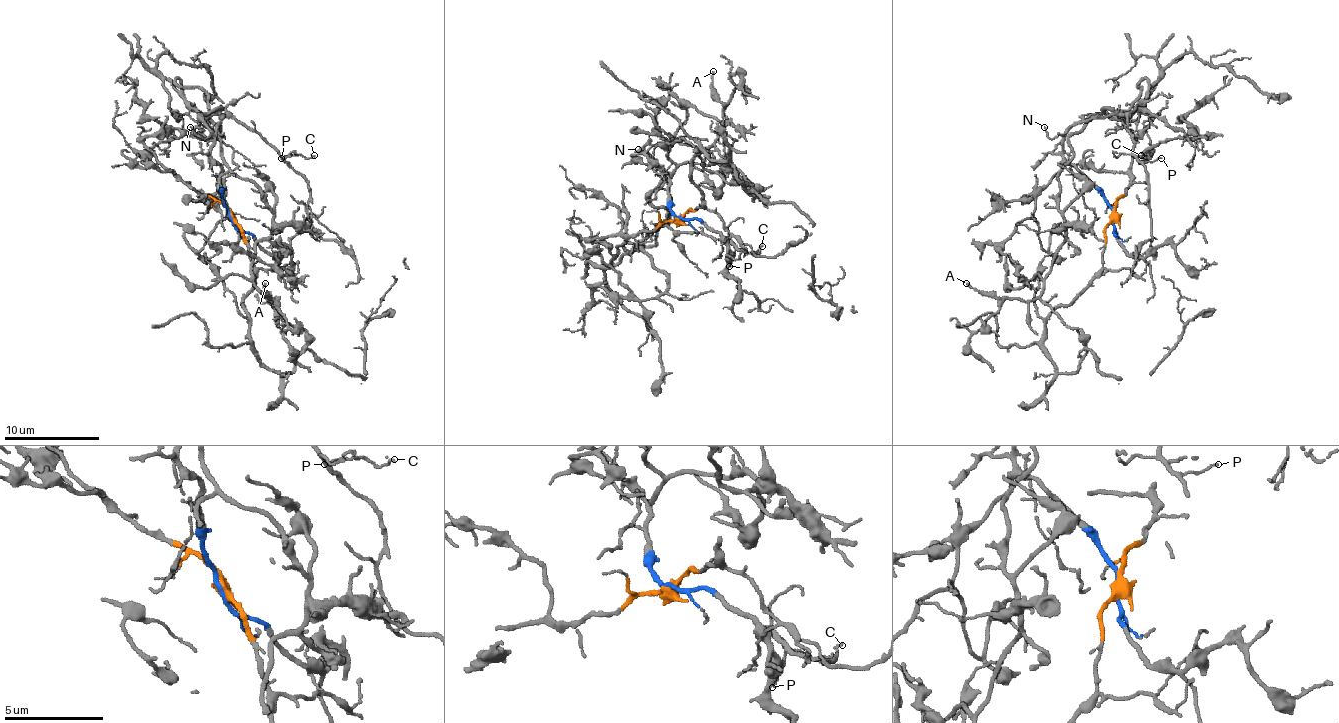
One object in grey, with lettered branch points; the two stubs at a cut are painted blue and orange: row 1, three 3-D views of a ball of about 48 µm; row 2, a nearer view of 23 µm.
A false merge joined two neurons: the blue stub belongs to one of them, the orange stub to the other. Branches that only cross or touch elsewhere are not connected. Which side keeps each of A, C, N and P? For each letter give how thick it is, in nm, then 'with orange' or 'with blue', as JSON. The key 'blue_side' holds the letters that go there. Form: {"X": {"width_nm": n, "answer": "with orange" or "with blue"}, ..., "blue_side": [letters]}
{"A": {"width_nm": 130, "answer": "with blue"}, "C": {"width_nm": 100, "answer": "with blue"}, "N": {"width_nm": 100, "answer": "with blue"}, "P": {"width_nm": 100, "answer": "with blue"}, "blue_side": ["A", "C", "N", "P"]}

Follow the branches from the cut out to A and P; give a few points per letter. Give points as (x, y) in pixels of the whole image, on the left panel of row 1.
A: (230, 216), (223, 163), (247, 177), (273, 213), (273, 232), (256, 244), (252, 275), (271, 302), (266, 282)
P: (230, 216), (223, 194), (223, 161), (216, 127), (221, 115), (235, 118), (252, 127), (287, 161), (280, 158)

